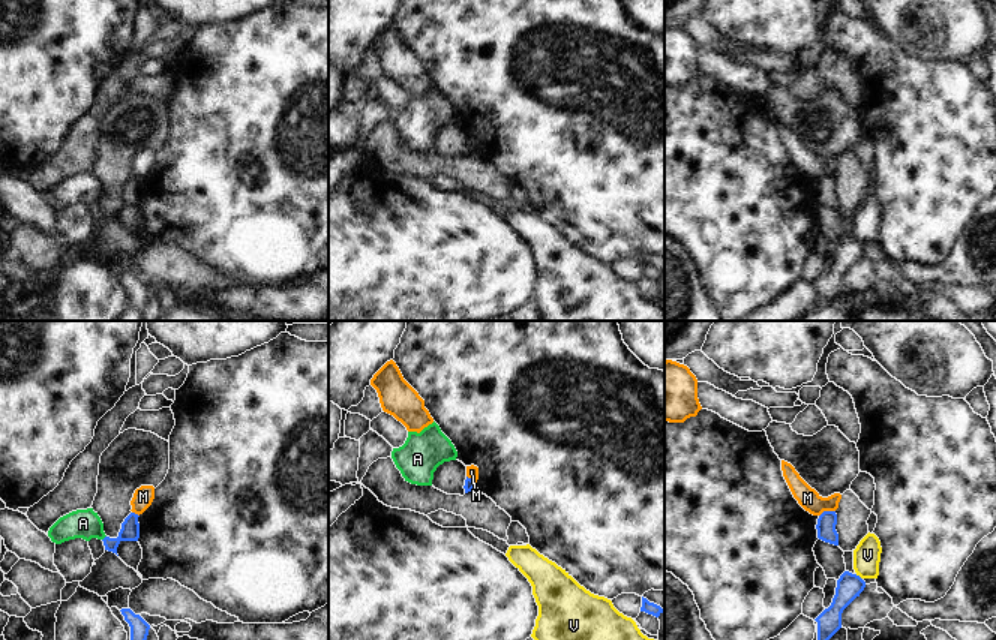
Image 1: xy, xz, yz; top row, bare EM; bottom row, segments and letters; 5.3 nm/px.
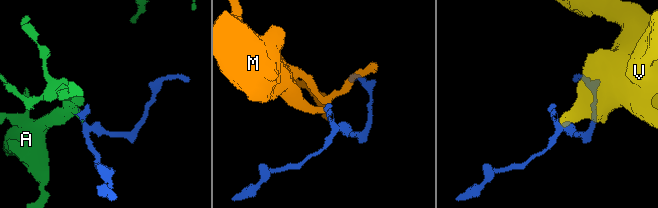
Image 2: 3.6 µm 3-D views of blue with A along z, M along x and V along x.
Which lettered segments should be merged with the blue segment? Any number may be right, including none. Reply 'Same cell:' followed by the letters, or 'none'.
Same cell: A

